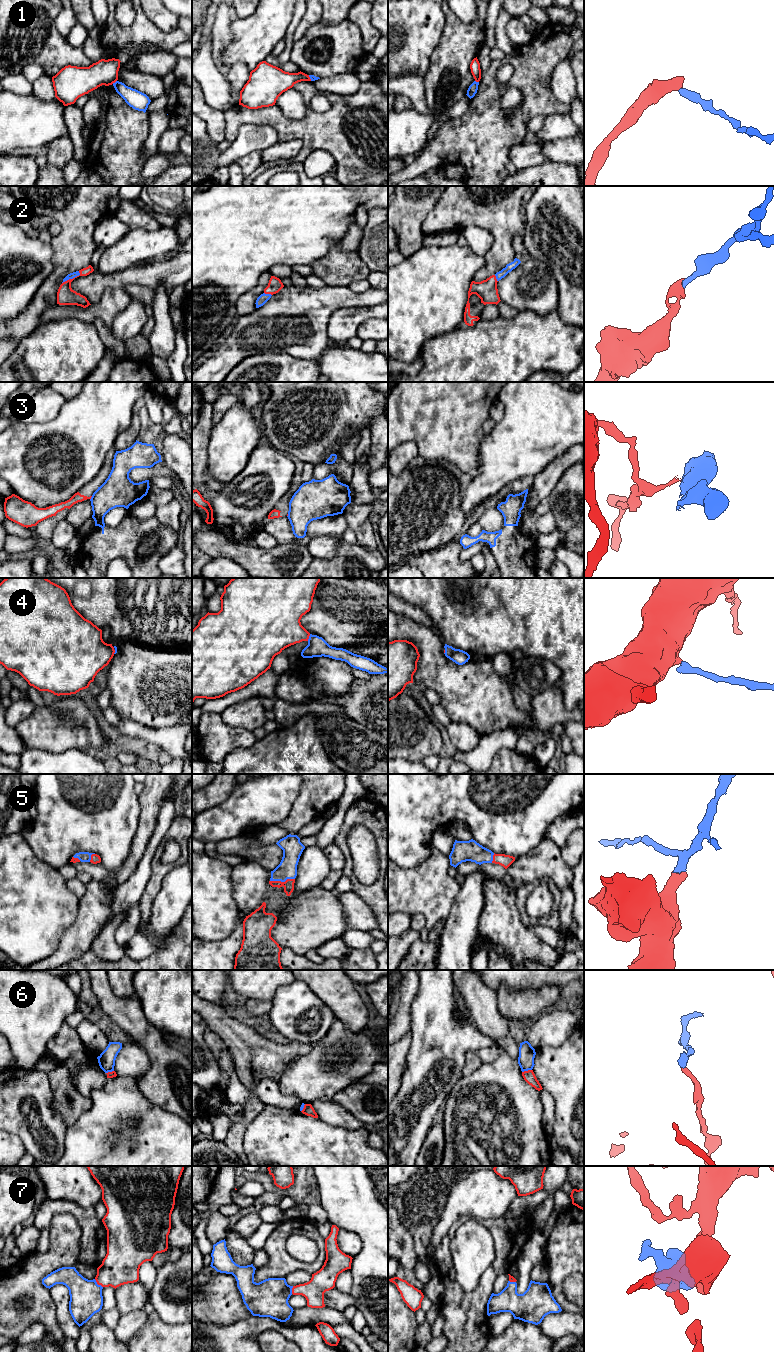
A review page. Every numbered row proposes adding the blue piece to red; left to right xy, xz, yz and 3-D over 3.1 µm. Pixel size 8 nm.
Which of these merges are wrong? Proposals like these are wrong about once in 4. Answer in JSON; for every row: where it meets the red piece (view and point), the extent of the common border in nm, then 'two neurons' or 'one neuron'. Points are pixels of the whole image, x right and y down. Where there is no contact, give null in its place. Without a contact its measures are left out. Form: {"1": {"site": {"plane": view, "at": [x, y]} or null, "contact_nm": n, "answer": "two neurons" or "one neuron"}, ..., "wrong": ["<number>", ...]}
{"1": {"site": {"plane": "xy", "at": [114, 82]}, "contact_nm": 50, "answer": "two neurons"}, "2": {"site": {"plane": "xy", "at": [73, 278]}, "contact_nm": 170, "answer": "one neuron"}, "3": {"site": {"plane": "xy", "at": [90, 498]}, "contact_nm": 40, "answer": "two neurons"}, "4": {"site": {"plane": "xz", "at": [308, 637]}, "contact_nm": 60, "answer": "one neuron"}, "5": {"site": {"plane": "xz", "at": [282, 882]}, "contact_nm": 200, "answer": "one neuron"}, "6": {"site": {"plane": "yz", "at": [526, 1071]}, "contact_nm": 80, "answer": "two neurons"}, "7": {"site": {"plane": "xy", "at": [98, 1284]}, "contact_nm": 100, "answer": "one neuron"}, "wrong": ["1", "3", "6"]}

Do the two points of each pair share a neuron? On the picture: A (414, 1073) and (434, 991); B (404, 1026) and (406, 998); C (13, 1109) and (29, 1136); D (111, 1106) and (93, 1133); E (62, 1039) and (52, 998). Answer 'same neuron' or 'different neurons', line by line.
A: same neuron
B: same neuron
C: same neuron
D: same neuron
E: different neurons

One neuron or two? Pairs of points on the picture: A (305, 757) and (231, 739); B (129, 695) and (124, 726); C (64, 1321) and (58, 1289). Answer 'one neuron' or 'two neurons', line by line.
A: two neurons
B: two neurons
C: one neuron

